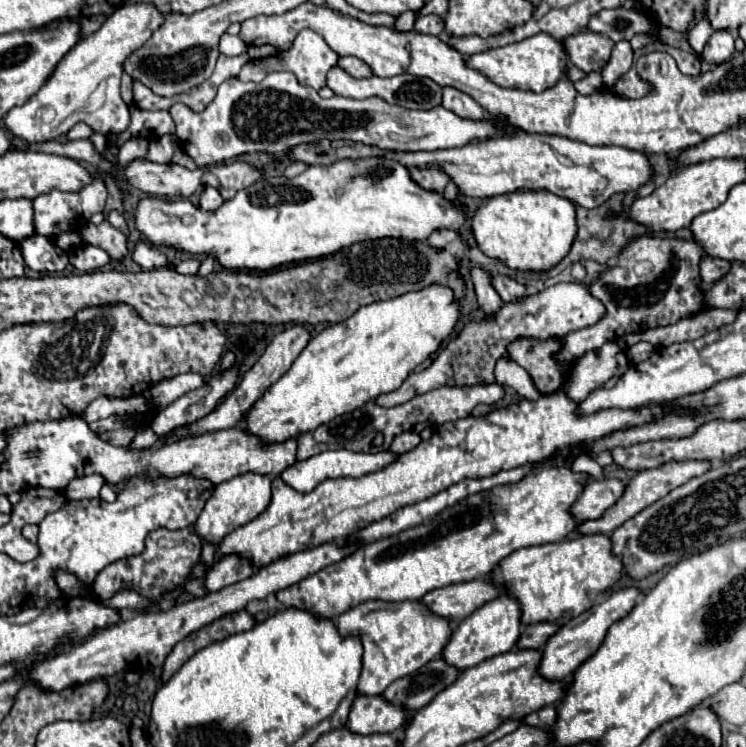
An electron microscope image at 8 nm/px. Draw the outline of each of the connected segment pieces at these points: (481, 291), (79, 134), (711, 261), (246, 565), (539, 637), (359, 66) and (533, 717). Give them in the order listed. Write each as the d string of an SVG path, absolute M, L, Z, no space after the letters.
M474 269L472 271L472 281L474 281L474 287L476 287L478 305L484 311L486 319L490 319L490 315L496 315L498 313L498 307L502 307L502 299L494 291L494 287L488 281L488 275L482 269Z
M76 123L76 125L68 131L66 139L70 139L70 141L76 141L76 139L88 139L92 133L94 133L94 131L92 131L86 123Z
M704 257L700 263L700 277L706 287L714 285L718 279L722 279L730 271L730 261L716 259L716 257Z
M222 555L206 573L206 589L220 591L226 585L248 579L254 573L254 565L240 555Z
M534 623L534 625L526 625L518 637L516 647L518 649L542 649L542 645L546 643L546 639L550 635L556 633L556 625L552 623Z
M338 57L338 67L342 67L344 71L348 71L352 77L356 79L364 79L364 77L370 77L372 71L366 67L366 63L362 63L358 57Z
M545 706L524 716L521 722L537 728L550 727L556 722L556 709L554 706Z

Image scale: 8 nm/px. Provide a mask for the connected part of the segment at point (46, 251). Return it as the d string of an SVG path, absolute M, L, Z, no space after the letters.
M30 235L20 243L24 263L38 273L62 273L68 265L68 255L60 251L54 239Z

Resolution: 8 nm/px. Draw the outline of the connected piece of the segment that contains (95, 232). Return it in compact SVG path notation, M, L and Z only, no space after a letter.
M88 221L80 231L88 245L104 249L112 259L122 259L128 253L126 237L118 229L114 229L108 221L104 221L102 225L94 225Z

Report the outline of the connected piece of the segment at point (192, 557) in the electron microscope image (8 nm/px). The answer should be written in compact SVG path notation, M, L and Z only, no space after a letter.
M192 527L180 529L180 531L168 531L168 529L156 529L146 537L146 549L140 555L120 559L106 569L98 573L98 577L92 583L94 597L106 601L112 595L116 595L120 589L132 589L148 599L158 599L162 593L172 591L170 585L182 585L188 577L186 571L190 571L198 559L200 559L202 541L192 531Z

